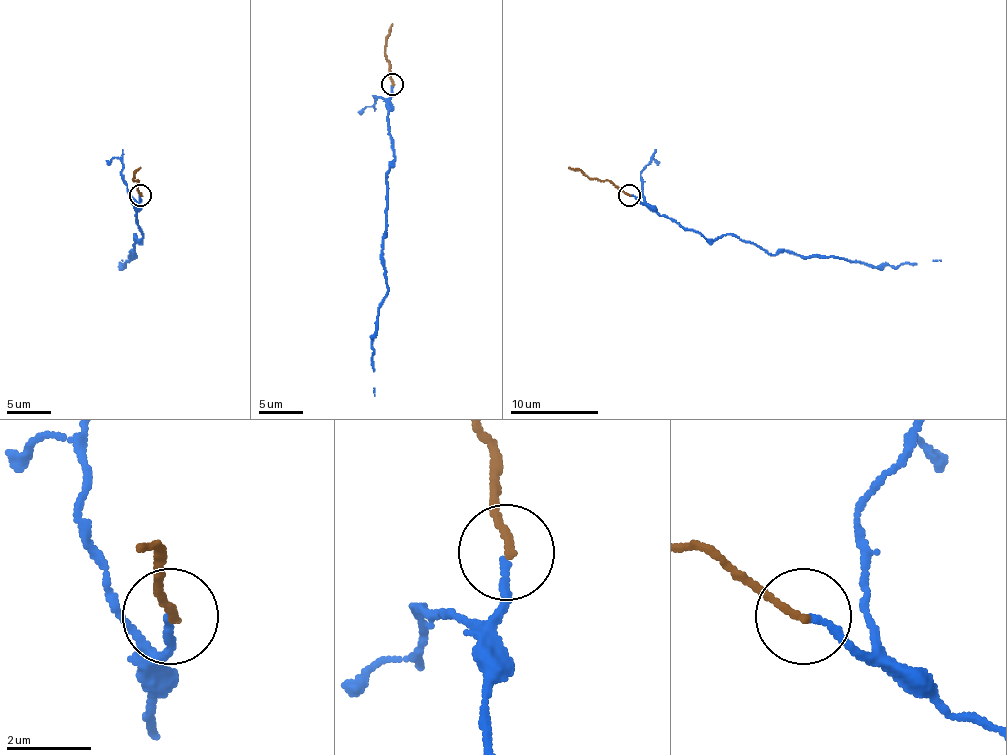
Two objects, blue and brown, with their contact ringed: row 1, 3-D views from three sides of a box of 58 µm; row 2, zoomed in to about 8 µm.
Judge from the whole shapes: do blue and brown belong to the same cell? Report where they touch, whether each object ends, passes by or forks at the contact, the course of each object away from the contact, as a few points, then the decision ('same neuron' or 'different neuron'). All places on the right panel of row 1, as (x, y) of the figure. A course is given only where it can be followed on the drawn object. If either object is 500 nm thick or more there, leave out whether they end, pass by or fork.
place (629, 195); blue ends; brown ends; course blue (630, 194), (661, 216), (674, 218), (707, 238), (736, 234), (769, 254), (837, 256), (895, 267), (941, 260); course brown (630, 194), (608, 181), (588, 179), (579, 170), (568, 168); same neuron

